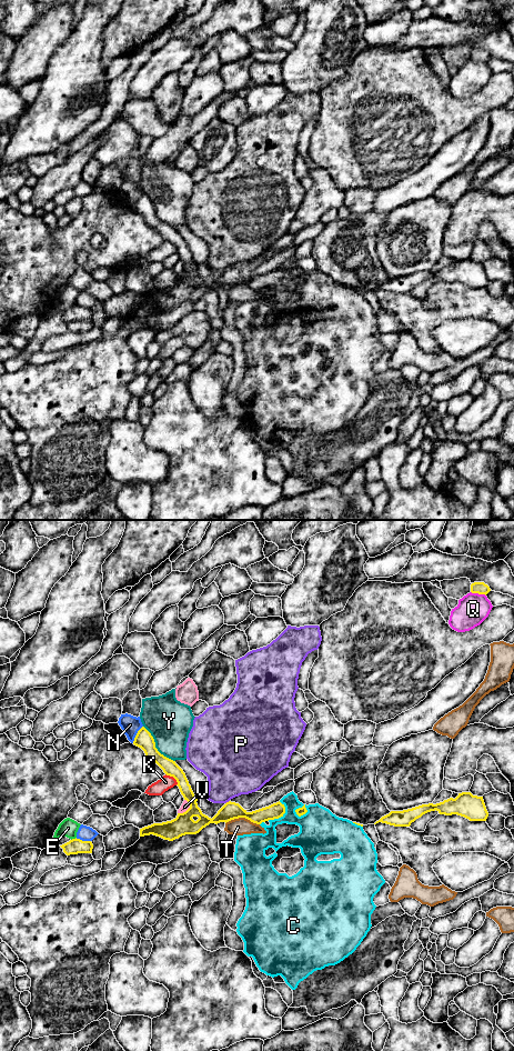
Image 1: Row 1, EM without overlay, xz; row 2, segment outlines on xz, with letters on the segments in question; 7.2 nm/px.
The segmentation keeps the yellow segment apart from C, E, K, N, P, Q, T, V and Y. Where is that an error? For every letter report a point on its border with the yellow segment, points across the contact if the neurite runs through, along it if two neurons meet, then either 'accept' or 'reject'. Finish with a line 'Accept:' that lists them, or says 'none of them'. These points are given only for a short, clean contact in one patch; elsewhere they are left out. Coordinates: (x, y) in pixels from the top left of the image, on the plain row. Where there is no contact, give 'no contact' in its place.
C: xz (280, 283) | reject
E: xz (73, 306) | reject
K: xz (172, 242) | reject
N: xz (137, 201) | reject
P: xz (227, 269) | along xz (229, 267), (225, 270) | reject
Q: xz (479, 60) | reject
T: xz (242, 283) | along xz (225, 289), (232, 286), (247, 284), (259, 291) | reject
V: xz (188, 276) | along xz (185, 266), (189, 273), (178, 280) | reject
Y: xz (154, 213) | reject
Accept: none of them

